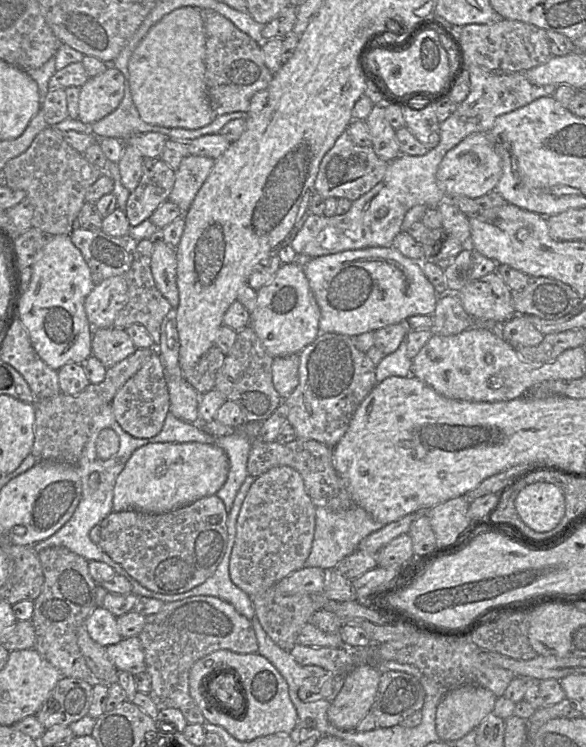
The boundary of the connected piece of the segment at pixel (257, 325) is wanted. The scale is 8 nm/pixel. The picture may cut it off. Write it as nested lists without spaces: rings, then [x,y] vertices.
[[[282,264],[273,279],[257,291],[249,325],[273,358],[299,354],[319,335],[320,309],[309,287],[302,265]]]

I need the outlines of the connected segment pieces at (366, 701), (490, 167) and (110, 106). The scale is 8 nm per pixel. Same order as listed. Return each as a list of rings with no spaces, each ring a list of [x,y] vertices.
[[[357,665],[344,676],[344,684],[327,711],[327,719],[340,730],[355,730],[374,703],[381,671],[376,666]]]
[[[473,133],[445,154],[438,167],[436,179],[446,199],[461,196],[479,198],[495,191],[501,175],[502,161],[489,136],[483,133]]]
[[[107,66],[102,73],[90,77],[80,87],[78,119],[92,125],[111,114],[124,95],[124,76],[113,66]]]

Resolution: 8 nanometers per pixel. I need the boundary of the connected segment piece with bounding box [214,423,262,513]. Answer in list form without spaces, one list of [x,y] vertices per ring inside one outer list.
[[[244,423],[242,428],[235,428],[231,435],[214,438],[214,444],[223,449],[229,461],[229,470],[225,483],[217,491],[227,513],[231,510],[235,496],[245,480],[247,460],[251,448],[251,437],[259,437],[262,423]]]

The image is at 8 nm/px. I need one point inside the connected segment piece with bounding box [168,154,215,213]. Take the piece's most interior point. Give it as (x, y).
(193, 170)

